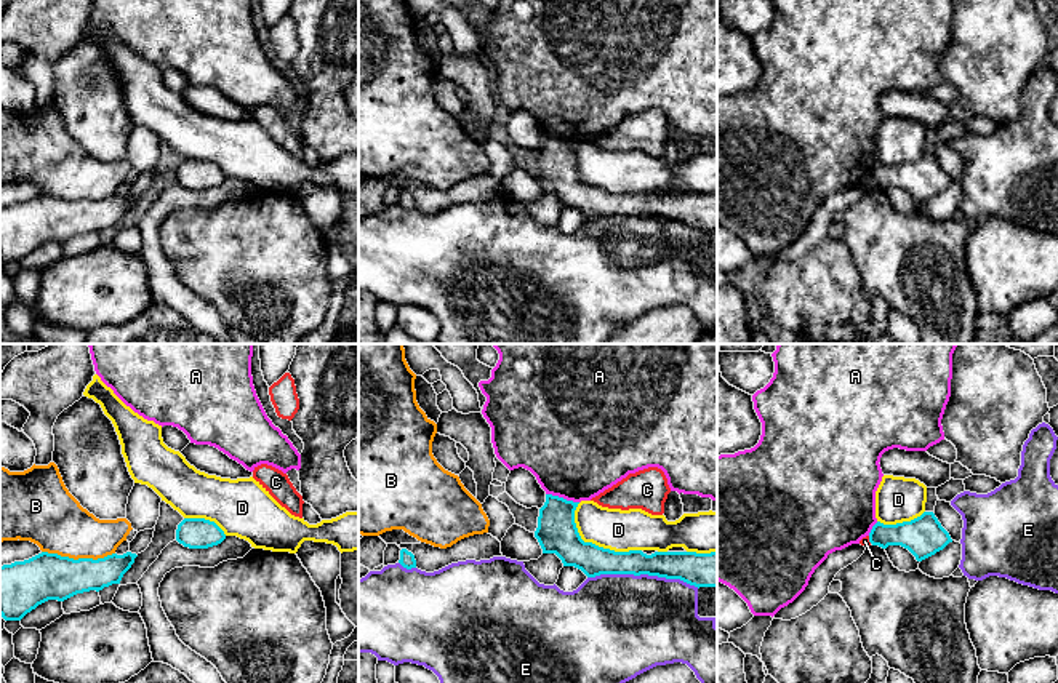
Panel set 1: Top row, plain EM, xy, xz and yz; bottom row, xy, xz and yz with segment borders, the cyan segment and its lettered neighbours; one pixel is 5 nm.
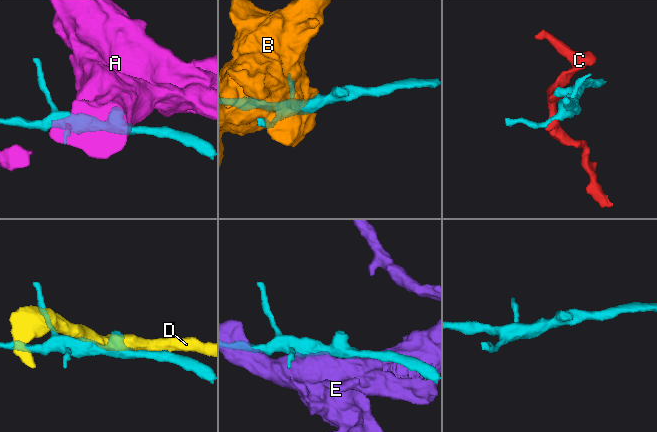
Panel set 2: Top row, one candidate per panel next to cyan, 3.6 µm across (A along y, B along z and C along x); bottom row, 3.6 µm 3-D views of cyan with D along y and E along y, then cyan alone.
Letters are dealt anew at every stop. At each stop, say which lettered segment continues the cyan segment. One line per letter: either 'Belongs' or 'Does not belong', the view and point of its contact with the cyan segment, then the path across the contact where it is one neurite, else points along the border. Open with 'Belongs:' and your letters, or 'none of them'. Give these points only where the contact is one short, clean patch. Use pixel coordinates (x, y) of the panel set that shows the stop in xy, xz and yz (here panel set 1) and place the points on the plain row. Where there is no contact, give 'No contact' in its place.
Belongs: none of them
A: Does not belong. Touches cyan at xz (562, 139). Boundary: xz (546, 135), (578, 144)
B: Does not belong. Touches cyan at xy (79, 200)
C: Does not belong. Touches cyan at yz (869, 181). Boundary: yz (868, 178), (871, 184)
D: Does not belong. Touches cyan at xz (594, 186)
E: Does not belong. Touches cyan at xz (644, 215)

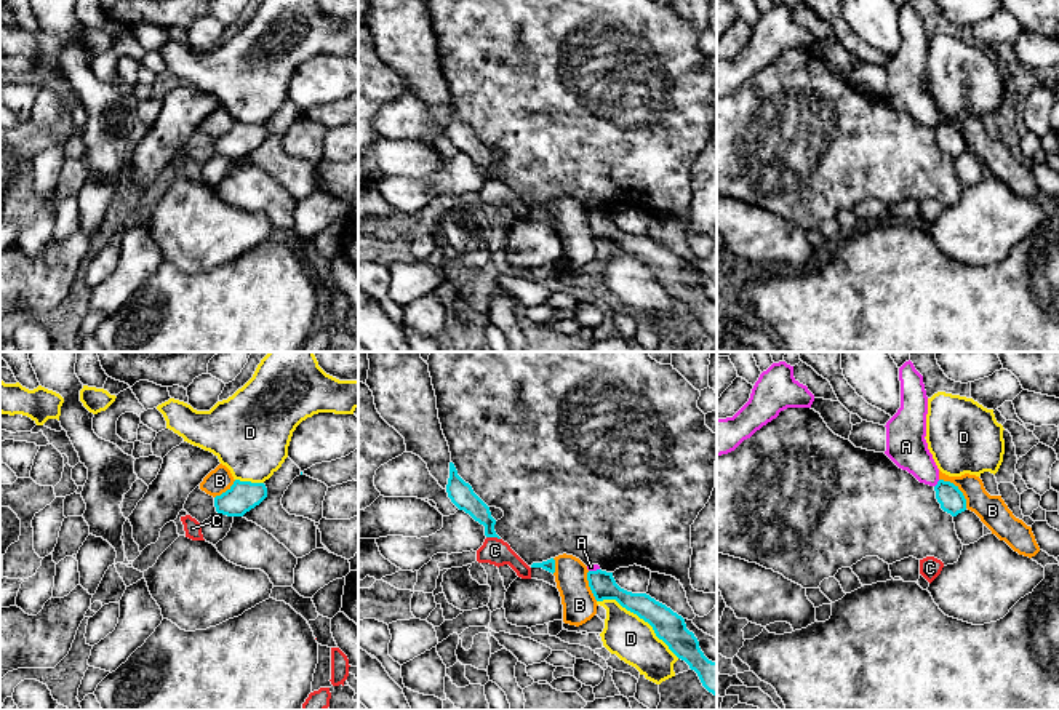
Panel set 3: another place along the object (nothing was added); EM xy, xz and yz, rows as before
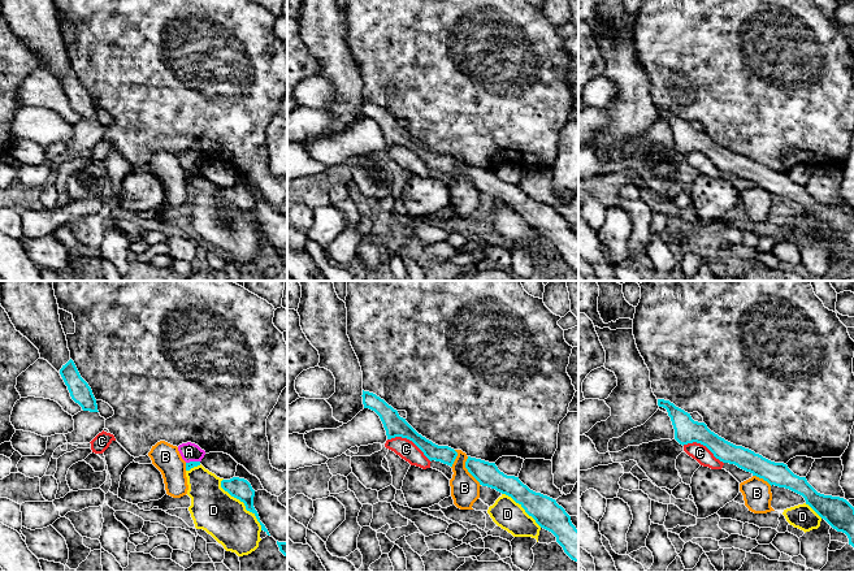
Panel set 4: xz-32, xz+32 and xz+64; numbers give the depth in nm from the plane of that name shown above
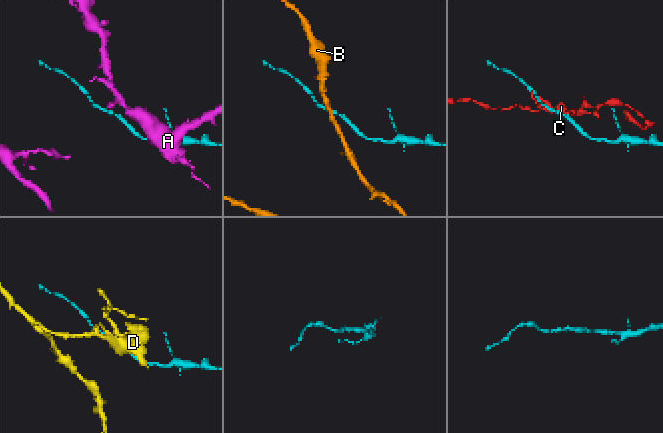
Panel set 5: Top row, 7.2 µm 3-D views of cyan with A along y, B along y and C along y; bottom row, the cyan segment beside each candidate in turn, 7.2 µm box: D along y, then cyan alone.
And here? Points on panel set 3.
Belongs: none of them
A: Does not belong. Touches cyan at yz (938, 125). Boundary: yz (939, 122), (935, 128)
B: Does not belong. Touches cyan at yz (959, 131). Boundary: yz (939, 120), (949, 122), (962, 135), (967, 149)
C: Does not belong. Touches cyan at xz (493, 178)
D: Does not belong. Touches cyan at xz (640, 259)

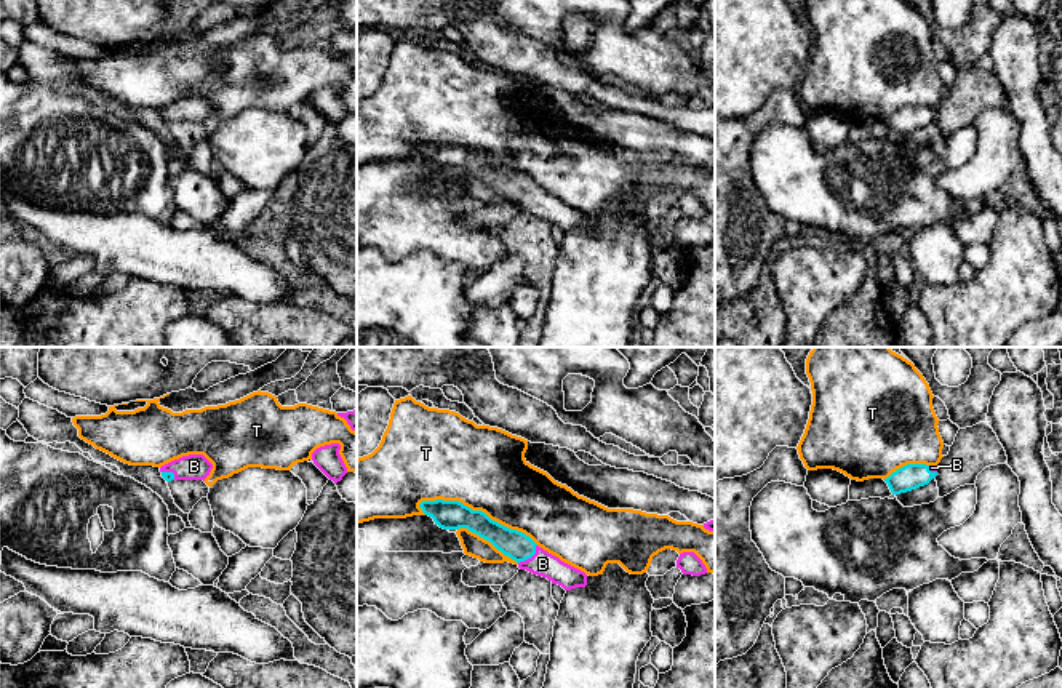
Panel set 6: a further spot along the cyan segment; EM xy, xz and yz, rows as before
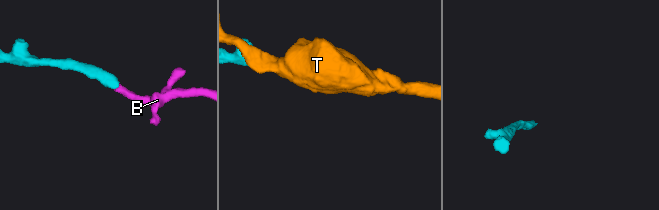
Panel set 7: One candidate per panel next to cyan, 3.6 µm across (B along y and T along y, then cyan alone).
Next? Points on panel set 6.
Belongs: B
B: Belongs. Touches cyan at xz (530, 199). Path across: xz (515, 186), (530, 199), (542, 205)
T: Does not belong. Touches cyan at xz (479, 152)

